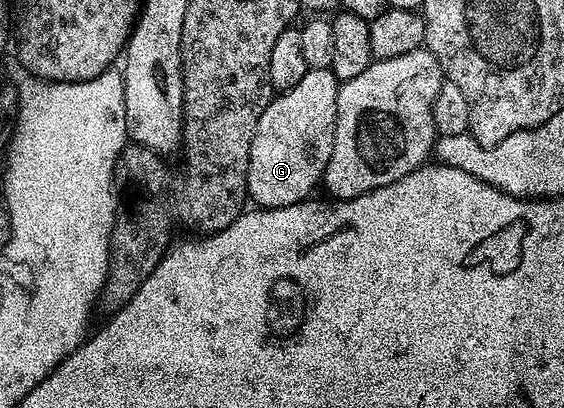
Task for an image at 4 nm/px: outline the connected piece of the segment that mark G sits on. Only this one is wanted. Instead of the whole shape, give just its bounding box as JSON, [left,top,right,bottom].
[246,68,340,209]

